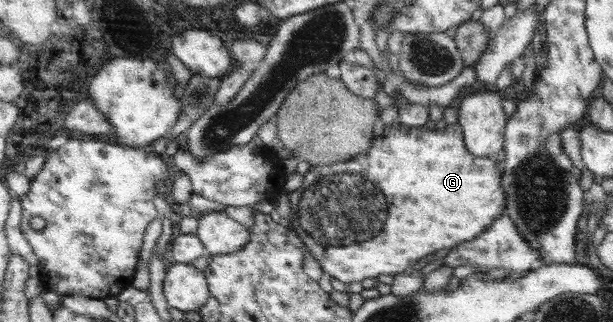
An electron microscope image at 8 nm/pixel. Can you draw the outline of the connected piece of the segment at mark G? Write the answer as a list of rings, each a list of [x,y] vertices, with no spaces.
[[[397,123],[386,126],[385,133],[374,138],[373,147],[369,149],[369,153],[361,153],[361,157],[355,157],[353,161],[345,161],[345,163],[335,163],[335,165],[317,165],[312,167],[311,171],[304,175],[305,181],[301,188],[295,192],[295,196],[291,195],[291,209],[288,213],[289,222],[292,226],[291,233],[300,243],[305,253],[310,252],[316,257],[321,267],[334,279],[343,282],[345,285],[353,283],[353,281],[365,281],[371,277],[379,277],[379,275],[391,275],[407,271],[409,267],[413,267],[419,259],[439,251],[439,249],[453,249],[463,241],[471,241],[479,237],[484,231],[492,227],[495,220],[504,214],[506,205],[506,193],[502,188],[502,165],[497,163],[492,157],[482,157],[473,155],[468,150],[468,146],[464,140],[464,130],[460,124],[449,124],[445,130],[429,130],[425,126],[409,128],[405,125]]]

